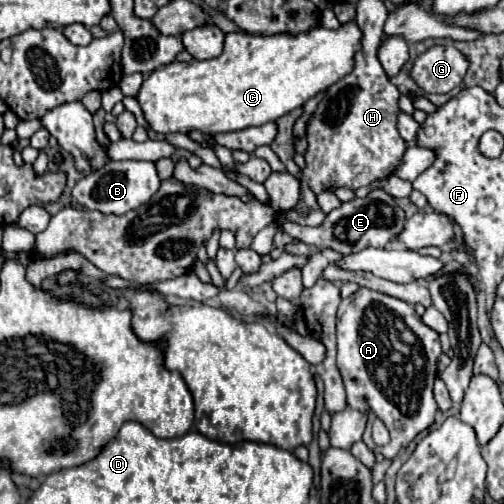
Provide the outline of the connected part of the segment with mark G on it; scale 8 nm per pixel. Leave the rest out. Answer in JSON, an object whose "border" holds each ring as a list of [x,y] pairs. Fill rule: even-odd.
{"border":[[[435,46],[421,54],[411,70],[413,80],[427,94],[445,94],[461,84],[467,58],[453,46]]]}

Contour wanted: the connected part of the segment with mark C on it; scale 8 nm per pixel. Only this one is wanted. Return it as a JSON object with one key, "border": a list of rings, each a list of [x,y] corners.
{"border":[[[355,20],[341,24],[337,30],[313,28],[311,32],[301,34],[247,34],[247,32],[229,32],[225,34],[225,48],[221,56],[211,60],[191,60],[191,62],[171,62],[163,68],[157,68],[145,82],[137,96],[145,120],[155,132],[189,132],[201,130],[203,134],[219,134],[243,130],[249,126],[261,126],[271,120],[285,116],[287,112],[303,106],[309,98],[317,96],[355,66],[355,54],[361,50],[361,30]]]}

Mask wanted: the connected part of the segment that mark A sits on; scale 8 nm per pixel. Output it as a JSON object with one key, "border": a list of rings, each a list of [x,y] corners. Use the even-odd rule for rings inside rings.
{"border":[[[359,288],[353,296],[345,298],[337,310],[337,368],[345,382],[347,406],[367,412],[367,428],[363,434],[363,442],[375,454],[383,454],[387,460],[393,460],[401,448],[405,448],[419,432],[429,428],[439,412],[433,400],[433,380],[437,376],[437,358],[441,354],[439,334],[423,324],[421,316],[417,316],[415,308],[399,298],[373,292],[369,288]],[[373,418],[381,418],[391,432],[391,442],[387,446],[375,446],[371,438]],[[395,422],[403,422],[403,428],[395,428]]]}

